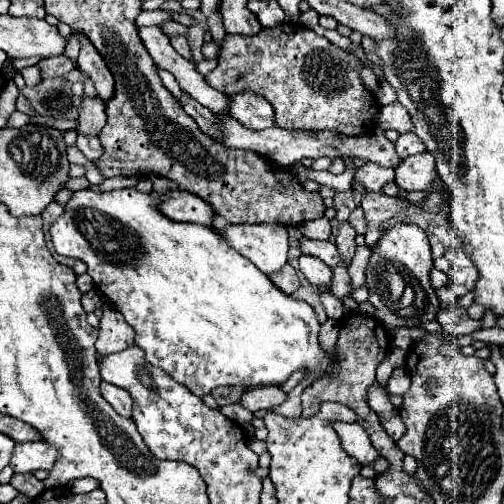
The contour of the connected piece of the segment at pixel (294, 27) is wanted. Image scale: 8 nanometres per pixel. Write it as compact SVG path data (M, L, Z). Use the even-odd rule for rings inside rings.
M281 24L281 26L275 26L275 28L263 28L257 36L233 36L233 34L227 34L227 38L223 38L221 42L221 50L219 50L219 56L217 56L219 64L215 70L211 70L205 80L217 88L219 92L225 92L229 96L233 94L239 94L239 92L253 92L253 94L261 94L267 102L271 102L271 106L275 108L275 122L277 126L281 128L289 128L289 130L331 130L331 132L337 132L337 134L345 134L345 136L361 136L361 134L367 134L367 130L373 126L373 116L377 114L379 110L379 104L375 102L375 96L363 86L363 82L359 80L359 58L353 58L353 54L349 52L341 52L339 48L335 48L327 38L315 34L311 28L305 28L305 26L299 26L299 24Z

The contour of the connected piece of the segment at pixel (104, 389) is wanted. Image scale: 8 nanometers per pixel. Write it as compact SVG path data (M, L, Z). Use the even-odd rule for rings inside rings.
M101 382L101 394L117 410L119 416L131 418L131 404L133 404L133 400L131 400L127 390L123 390L119 386L113 386L113 384L107 384L107 382Z

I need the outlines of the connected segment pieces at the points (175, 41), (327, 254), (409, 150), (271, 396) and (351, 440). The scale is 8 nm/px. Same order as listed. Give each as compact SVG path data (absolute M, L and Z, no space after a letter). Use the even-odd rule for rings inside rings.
M173 36L173 38L169 38L169 40L171 40L171 46L173 46L183 58L187 58L189 62L193 62L193 54L191 54L191 48L189 48L185 36Z
M301 238L301 252L321 258L331 268L345 264L345 260L337 254L337 246L333 242L317 242L317 240L309 240L309 238Z
M405 132L399 136L399 140L395 142L395 148L397 148L397 154L399 158L407 158L407 156L413 156L413 154L421 154L425 152L425 146L423 142L417 138L417 134L413 132Z
M277 386L271 388L251 388L247 392L243 392L239 404L251 412L255 410L271 410L275 406L279 406L285 400L285 392Z
M333 422L333 428L341 438L343 450L347 454L351 454L353 458L357 458L363 466L371 466L379 458L377 450L373 448L373 444L367 438L367 432L357 422L353 422L353 424Z

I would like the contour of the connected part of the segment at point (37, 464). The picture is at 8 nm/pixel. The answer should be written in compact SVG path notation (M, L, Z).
M23 442L15 444L13 458L9 460L9 466L17 474L31 474L35 470L51 470L53 462L57 458L57 452L47 442Z

